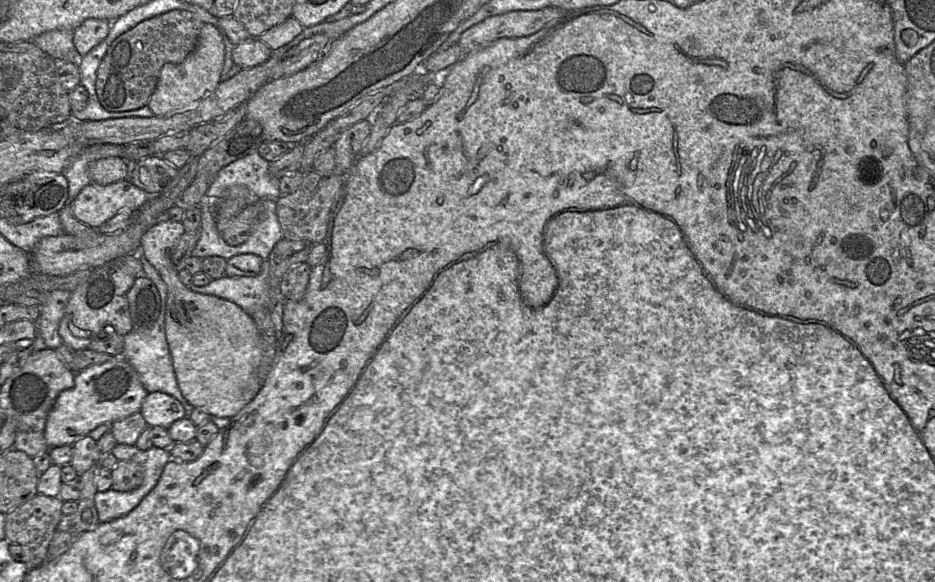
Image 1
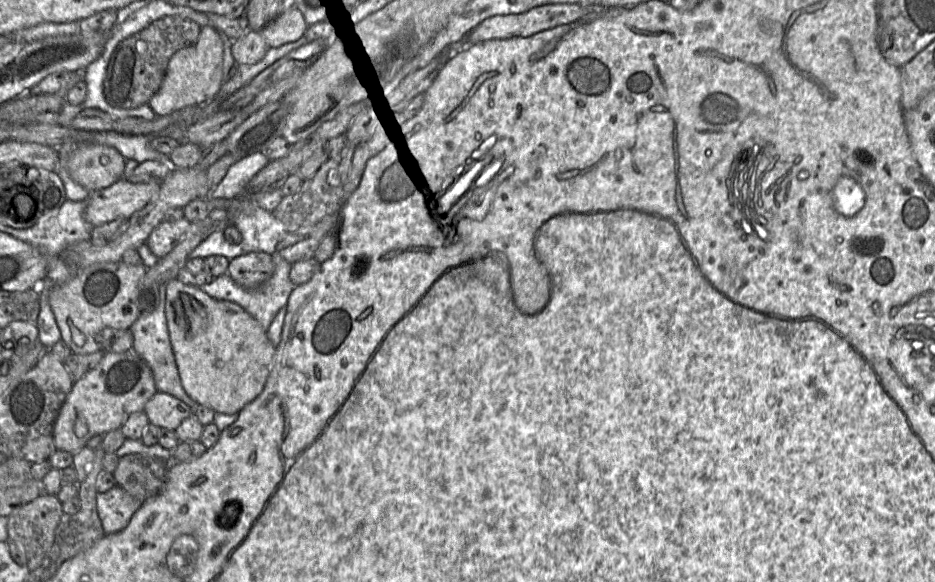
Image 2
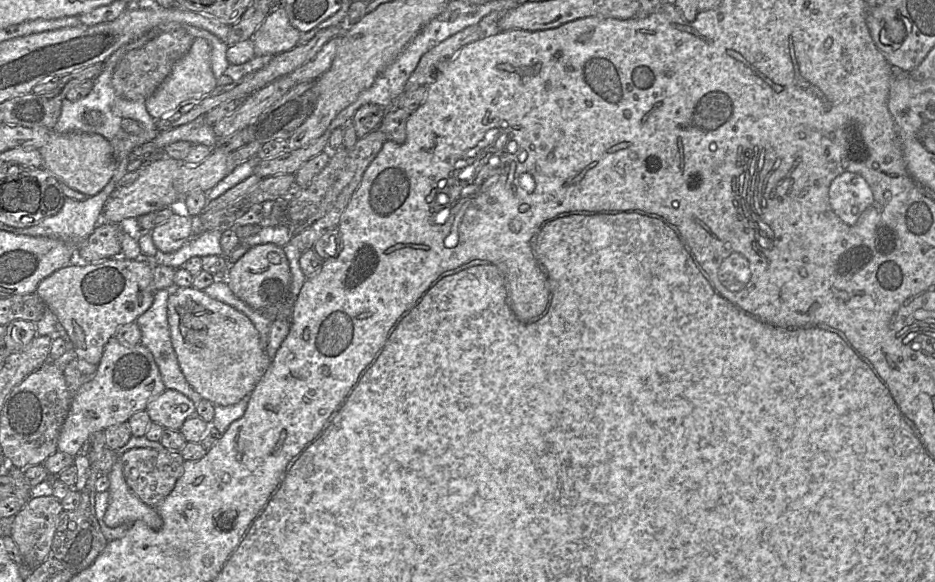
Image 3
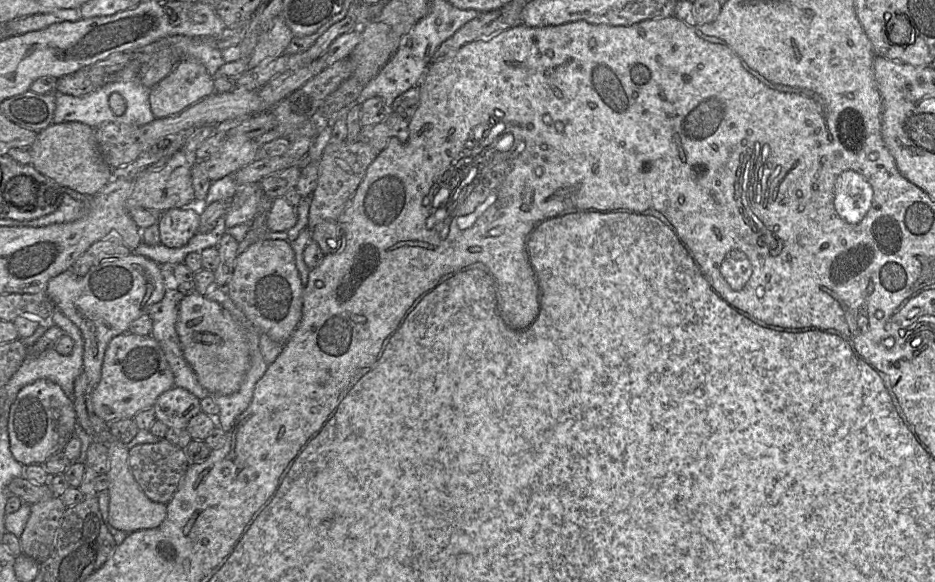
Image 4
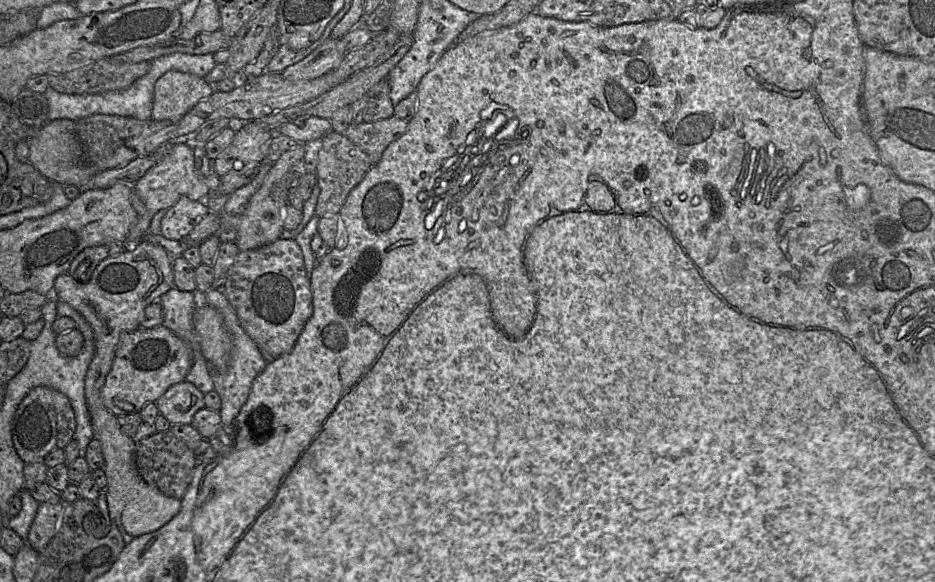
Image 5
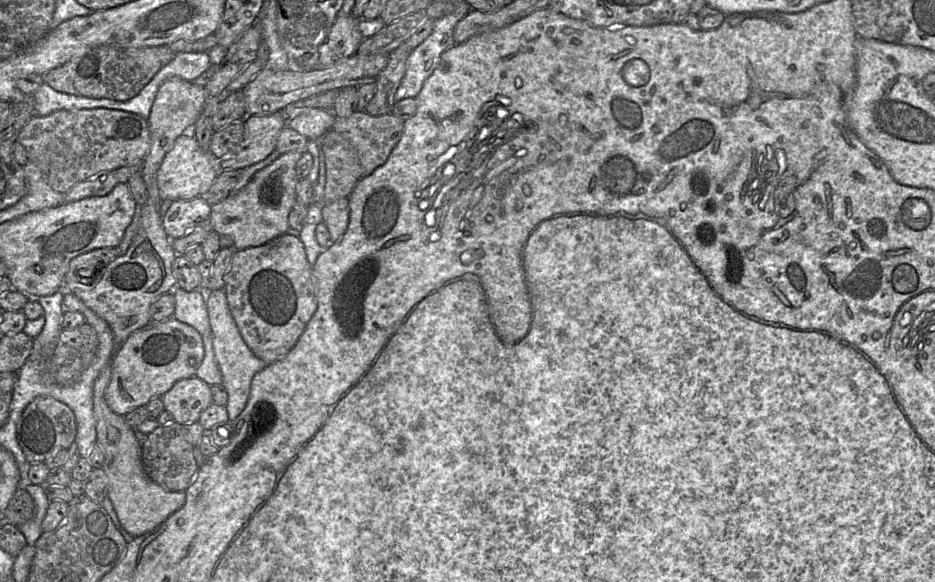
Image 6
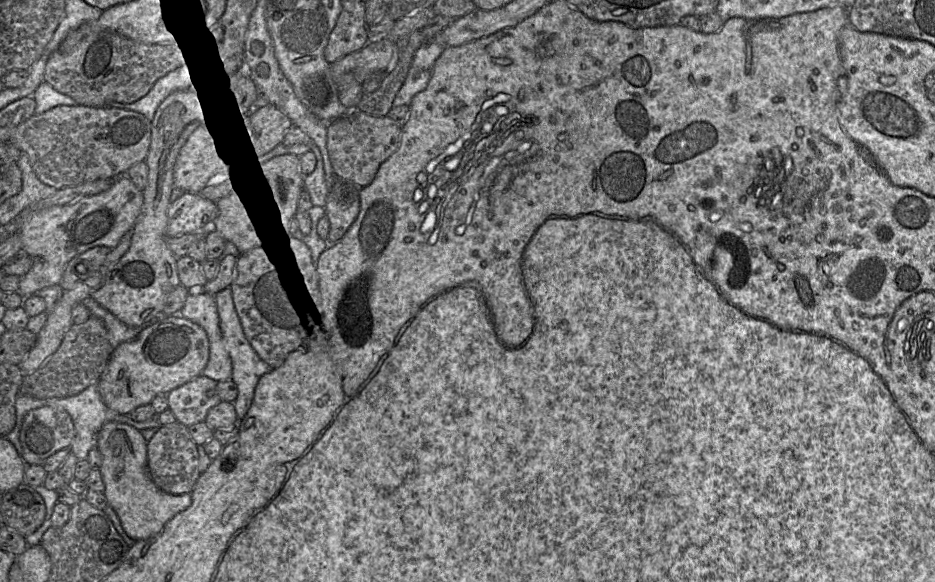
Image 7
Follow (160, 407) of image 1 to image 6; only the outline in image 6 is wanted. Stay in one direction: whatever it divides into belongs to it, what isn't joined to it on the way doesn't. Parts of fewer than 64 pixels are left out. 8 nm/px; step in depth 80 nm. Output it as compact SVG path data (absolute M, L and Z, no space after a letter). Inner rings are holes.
M195 376L176 382L161 399L164 410L169 412L179 424L198 422L201 412L213 404L211 386Z

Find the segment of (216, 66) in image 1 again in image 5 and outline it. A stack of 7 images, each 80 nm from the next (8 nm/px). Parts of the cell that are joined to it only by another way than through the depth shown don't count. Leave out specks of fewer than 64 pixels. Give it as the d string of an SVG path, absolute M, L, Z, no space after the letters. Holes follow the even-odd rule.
M168 71L155 83L151 118L154 121L178 121L213 92L213 85L204 78Z

